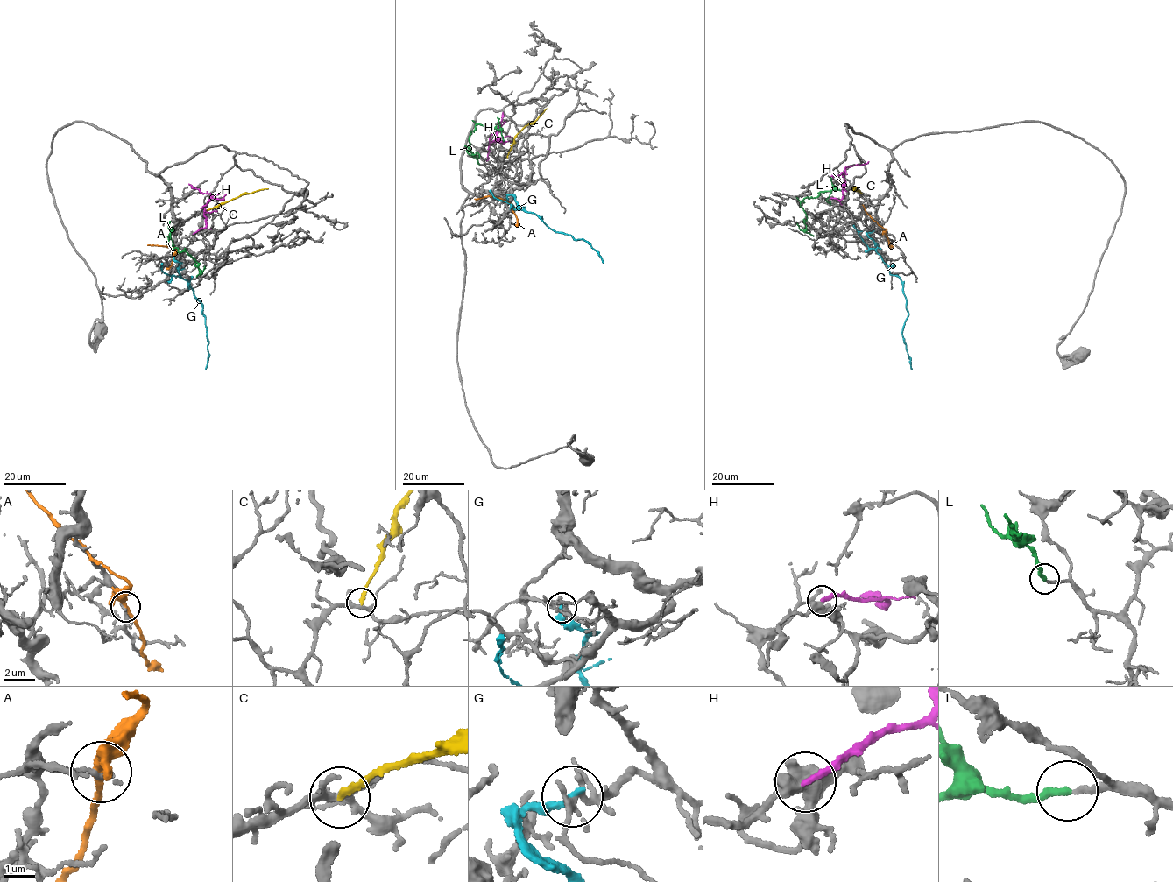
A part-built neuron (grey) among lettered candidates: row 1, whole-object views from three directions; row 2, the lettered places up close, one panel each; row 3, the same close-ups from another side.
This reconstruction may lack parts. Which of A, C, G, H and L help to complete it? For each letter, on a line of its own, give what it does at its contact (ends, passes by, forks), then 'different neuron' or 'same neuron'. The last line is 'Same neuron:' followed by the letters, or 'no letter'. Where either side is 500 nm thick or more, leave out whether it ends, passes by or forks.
A: it forks | different neuron
C: it ends | different neuron
G: it ends | different neuron
H: it ends | different neuron
L: it ends | same neuron
Same neuron: L

